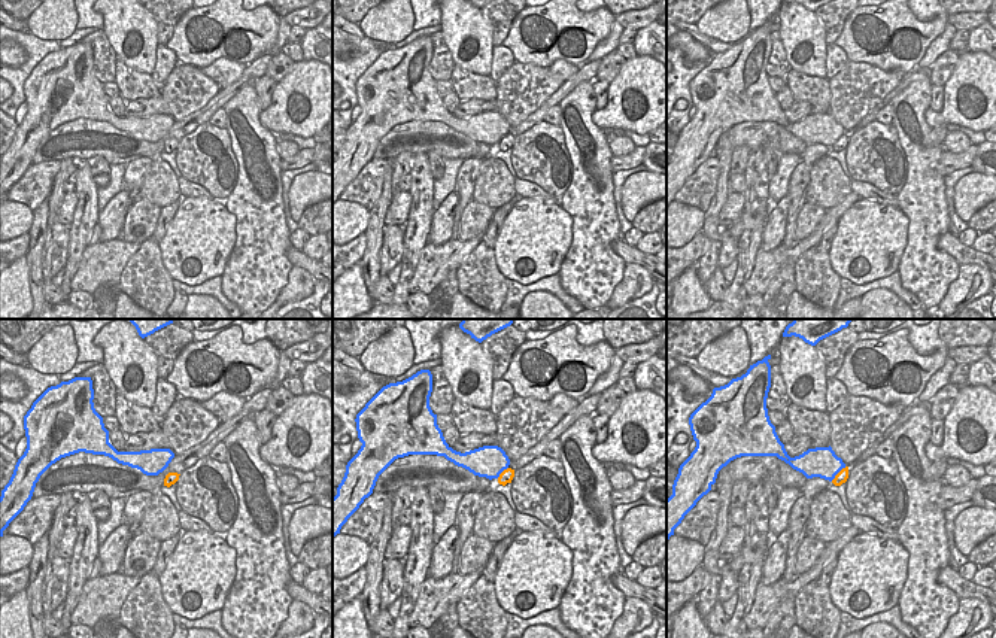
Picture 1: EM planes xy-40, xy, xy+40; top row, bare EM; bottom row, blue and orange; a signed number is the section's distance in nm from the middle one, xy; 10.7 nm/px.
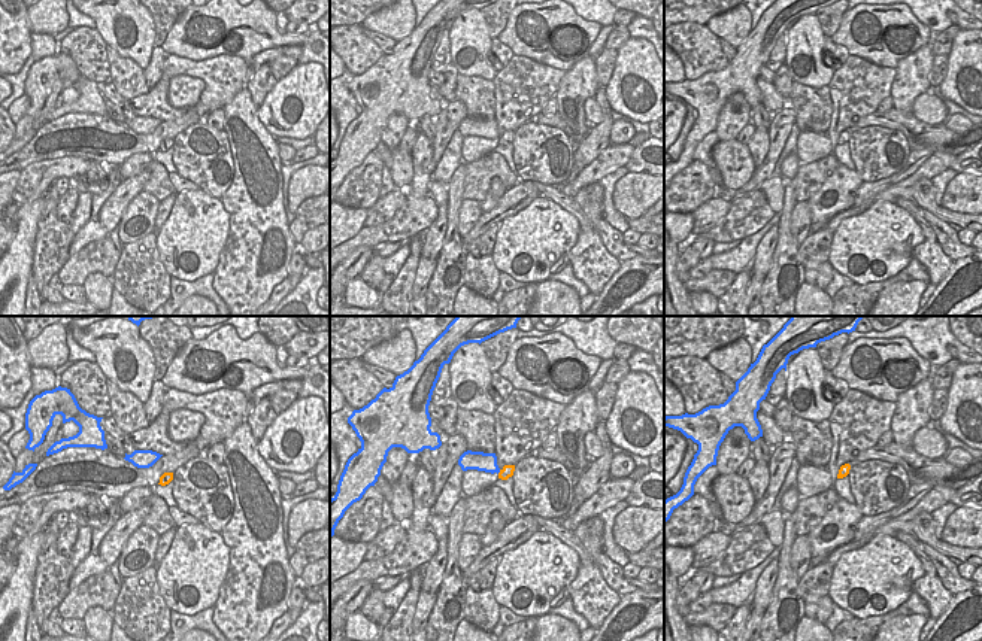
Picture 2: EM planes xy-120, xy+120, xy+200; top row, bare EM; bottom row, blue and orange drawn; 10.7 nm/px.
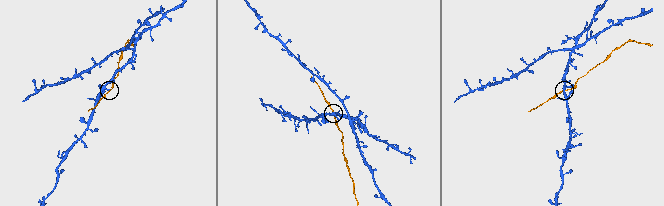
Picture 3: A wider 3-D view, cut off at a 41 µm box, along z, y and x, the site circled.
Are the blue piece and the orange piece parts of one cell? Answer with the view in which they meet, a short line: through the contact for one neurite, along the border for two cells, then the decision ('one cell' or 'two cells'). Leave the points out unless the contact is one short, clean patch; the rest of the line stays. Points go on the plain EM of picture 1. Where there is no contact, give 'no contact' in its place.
xy+40 | xy+40 (846, 133), (831, 146) | two cells

